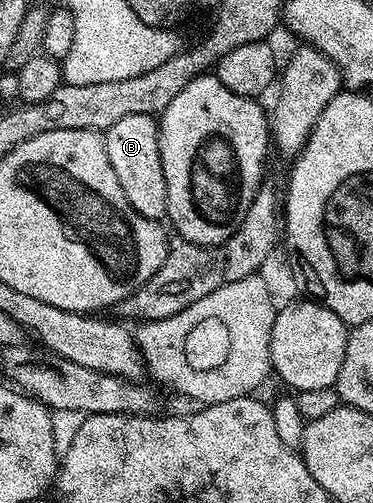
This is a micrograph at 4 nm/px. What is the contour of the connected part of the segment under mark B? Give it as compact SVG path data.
M129 114L129 118L121 118L121 122L113 122L113 126L107 128L103 141L109 166L113 166L113 174L117 174L121 194L125 194L127 204L133 206L135 215L162 221L167 215L167 183L165 170L161 166L156 117Z

